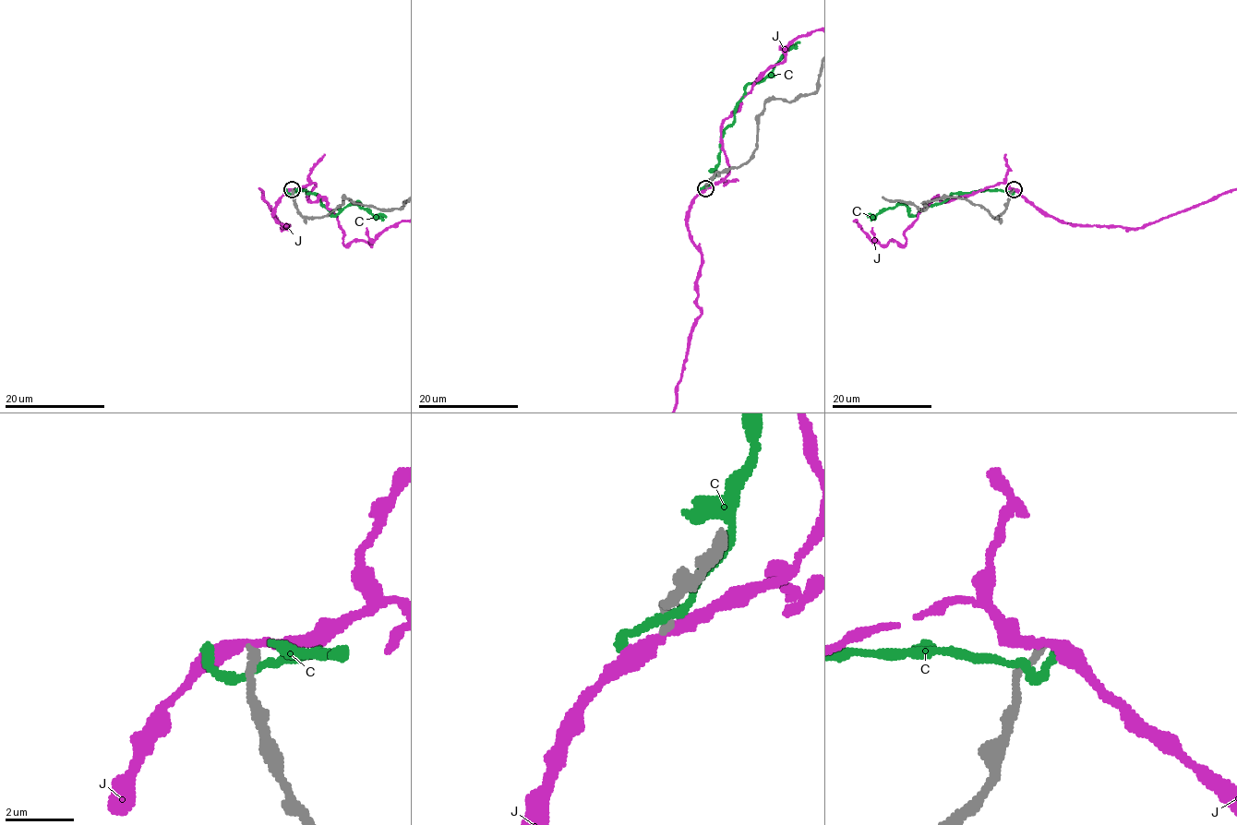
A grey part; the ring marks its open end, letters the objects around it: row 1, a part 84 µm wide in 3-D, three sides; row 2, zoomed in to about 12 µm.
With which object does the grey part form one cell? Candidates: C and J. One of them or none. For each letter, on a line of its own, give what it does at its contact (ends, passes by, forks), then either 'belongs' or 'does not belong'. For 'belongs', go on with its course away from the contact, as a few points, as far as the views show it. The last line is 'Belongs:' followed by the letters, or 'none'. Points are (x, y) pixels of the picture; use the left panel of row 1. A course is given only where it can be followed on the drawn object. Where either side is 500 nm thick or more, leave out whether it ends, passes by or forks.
C: it passes by; does not belong
J: it passes by; does not belong
Belongs: none

